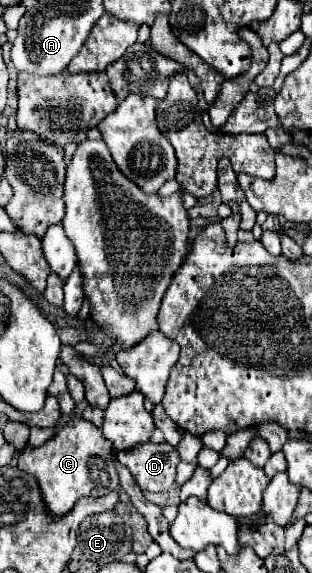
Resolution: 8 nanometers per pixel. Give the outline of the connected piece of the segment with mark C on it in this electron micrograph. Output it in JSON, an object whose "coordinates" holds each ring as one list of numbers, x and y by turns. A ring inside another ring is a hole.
{"coordinates":[[71,414,69,422,57,436,41,446,25,446,19,456,19,468,33,474,45,494,45,504,55,516,67,514,83,496,105,496,119,488,119,476,113,460,113,444,103,438,101,430,83,416]]}

